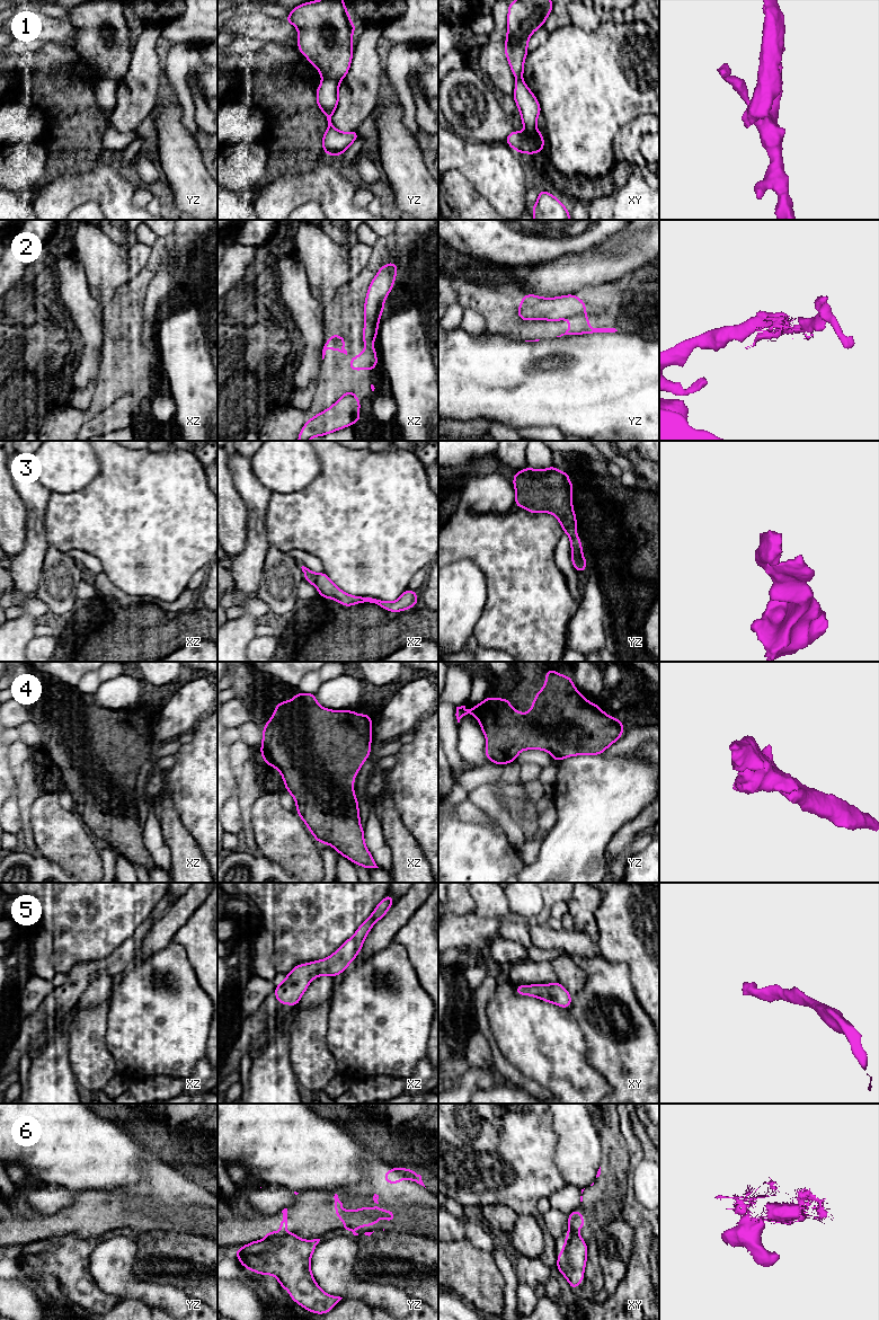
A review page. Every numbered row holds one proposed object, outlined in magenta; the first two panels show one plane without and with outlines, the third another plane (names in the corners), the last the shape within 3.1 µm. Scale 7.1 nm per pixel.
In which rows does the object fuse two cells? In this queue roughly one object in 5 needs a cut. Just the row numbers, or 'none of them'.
1, 3, 6

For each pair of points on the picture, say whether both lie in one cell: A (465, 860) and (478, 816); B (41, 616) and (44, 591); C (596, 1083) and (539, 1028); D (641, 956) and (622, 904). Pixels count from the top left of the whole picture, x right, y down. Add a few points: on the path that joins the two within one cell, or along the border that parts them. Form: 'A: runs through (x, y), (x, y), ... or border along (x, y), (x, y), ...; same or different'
A: border along (458, 818), (464, 822), (476, 822), (499, 827); different
B: border along (35, 595), (47, 605), (51, 616); different
C: runs through (582, 1071), (553, 1043); same
D: runs through (640, 944), (631, 933), (630, 917); same

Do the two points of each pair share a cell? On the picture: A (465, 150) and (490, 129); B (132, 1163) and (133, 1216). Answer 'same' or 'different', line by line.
A: different
B: different

